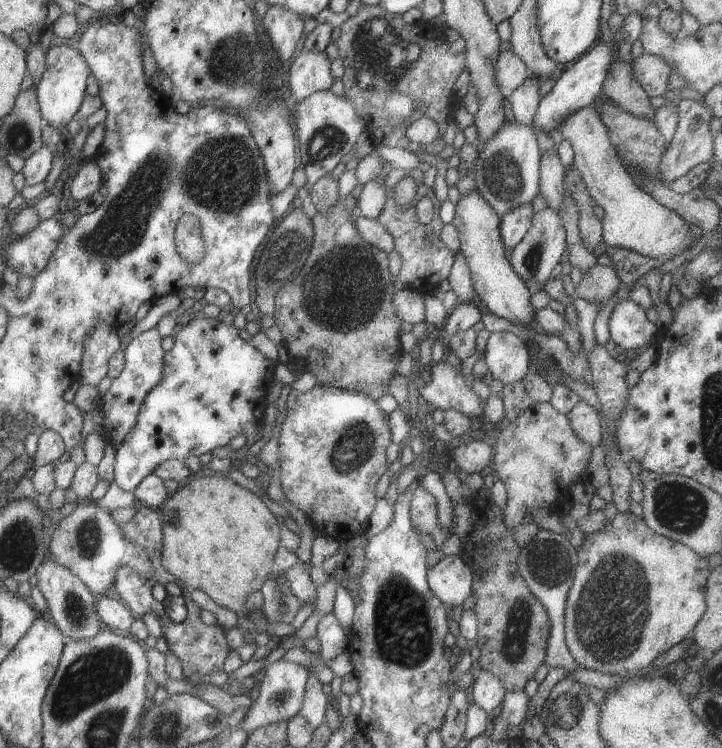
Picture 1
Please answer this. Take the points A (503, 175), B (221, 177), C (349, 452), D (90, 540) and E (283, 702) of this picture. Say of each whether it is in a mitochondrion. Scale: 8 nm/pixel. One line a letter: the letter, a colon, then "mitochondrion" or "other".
A: mitochondrion
B: mitochondrion
C: mitochondrion
D: mitochondrion
E: mitochondrion

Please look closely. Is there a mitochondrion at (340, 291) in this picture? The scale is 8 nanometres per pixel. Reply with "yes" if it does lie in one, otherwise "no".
yes

